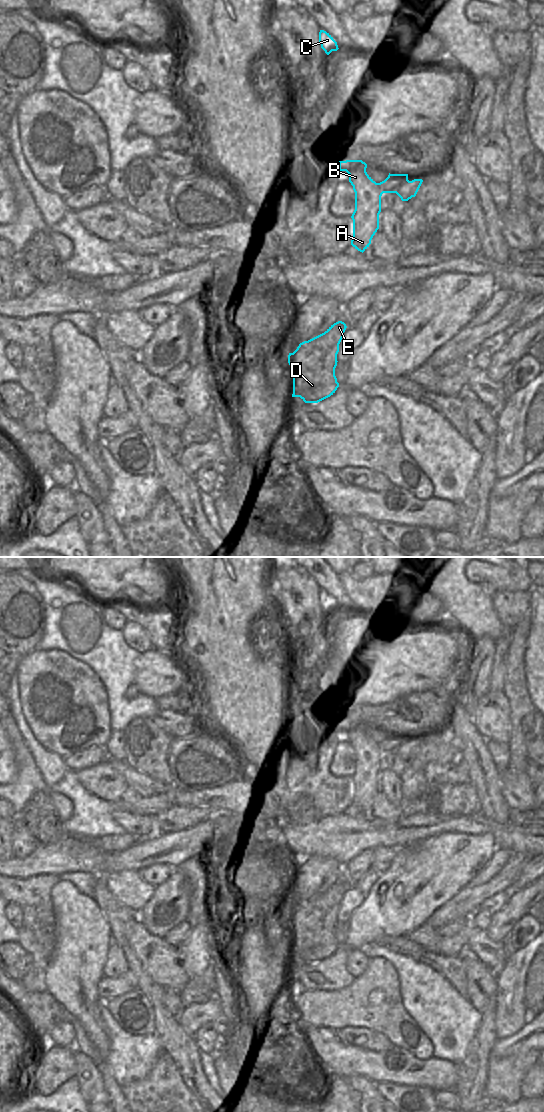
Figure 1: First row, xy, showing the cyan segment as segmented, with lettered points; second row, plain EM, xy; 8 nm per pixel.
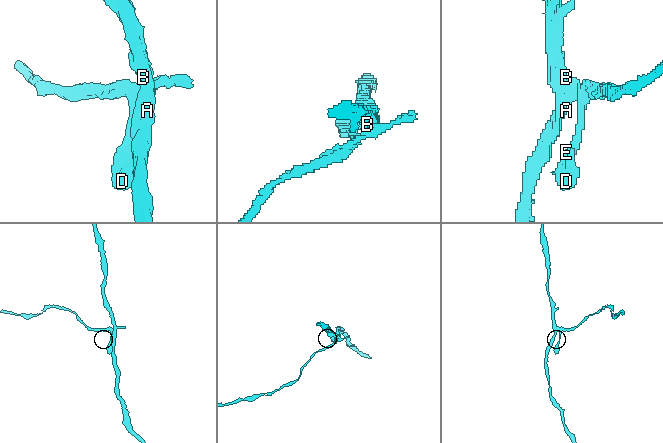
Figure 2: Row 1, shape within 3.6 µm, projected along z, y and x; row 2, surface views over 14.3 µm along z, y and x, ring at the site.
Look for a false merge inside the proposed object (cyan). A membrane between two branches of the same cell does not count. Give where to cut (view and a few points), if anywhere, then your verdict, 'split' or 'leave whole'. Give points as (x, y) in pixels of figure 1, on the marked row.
cut in xy along (378, 183), (383, 192); split

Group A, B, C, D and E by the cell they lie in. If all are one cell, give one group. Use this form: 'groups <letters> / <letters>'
groups A B C / D E

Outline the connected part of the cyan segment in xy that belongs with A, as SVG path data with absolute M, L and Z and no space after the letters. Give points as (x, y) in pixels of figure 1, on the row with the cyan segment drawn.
M362 160L339 161L339 171L349 174L349 182L355 192L355 210L353 220L353 238L351 245L364 252L377 230L381 212L381 196L379 183L376 183L366 172L367 164Z

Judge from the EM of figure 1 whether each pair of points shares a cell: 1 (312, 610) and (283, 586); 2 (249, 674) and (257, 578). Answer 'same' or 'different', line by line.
1: same
2: same

